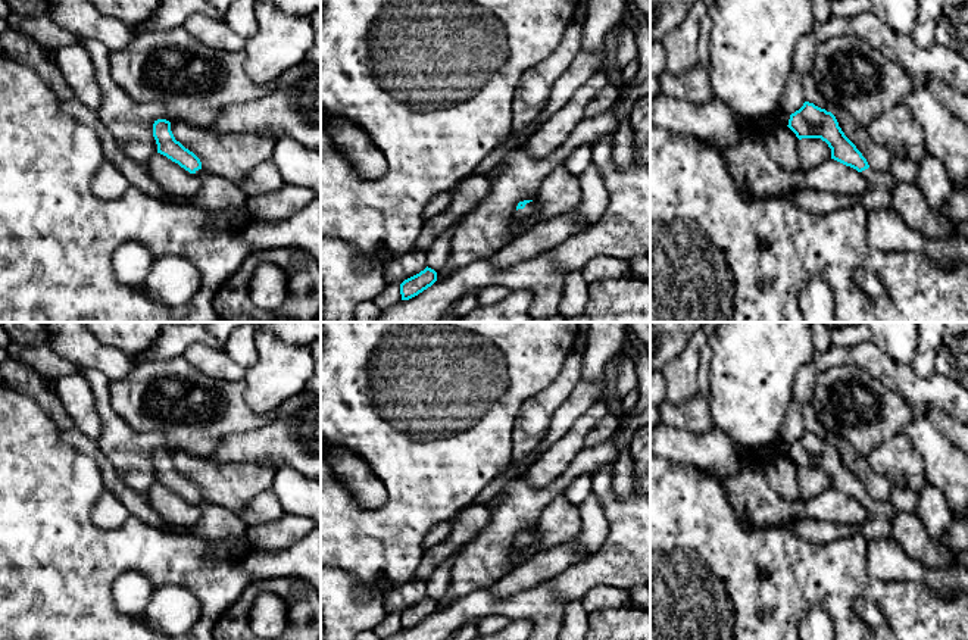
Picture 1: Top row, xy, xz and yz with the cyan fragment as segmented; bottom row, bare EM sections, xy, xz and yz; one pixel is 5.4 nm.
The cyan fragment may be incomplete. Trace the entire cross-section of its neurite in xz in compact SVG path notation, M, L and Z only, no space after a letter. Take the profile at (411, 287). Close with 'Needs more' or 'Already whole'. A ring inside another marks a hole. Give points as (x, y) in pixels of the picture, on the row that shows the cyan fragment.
M427 266L424 271L405 280L400 284L402 300L409 300L418 296L419 293L431 287L435 281L437 281L437 272Z. Already whole

